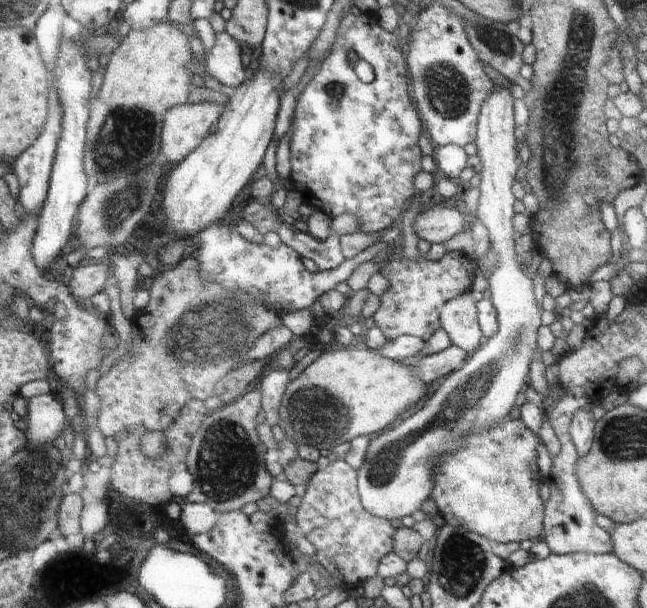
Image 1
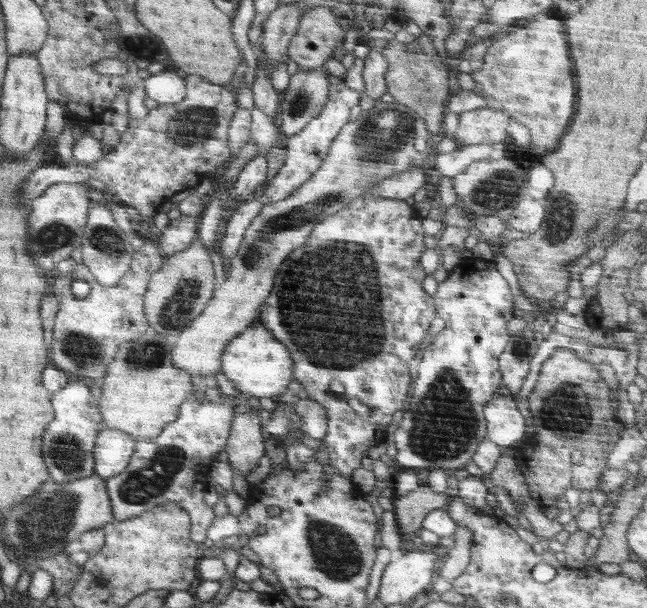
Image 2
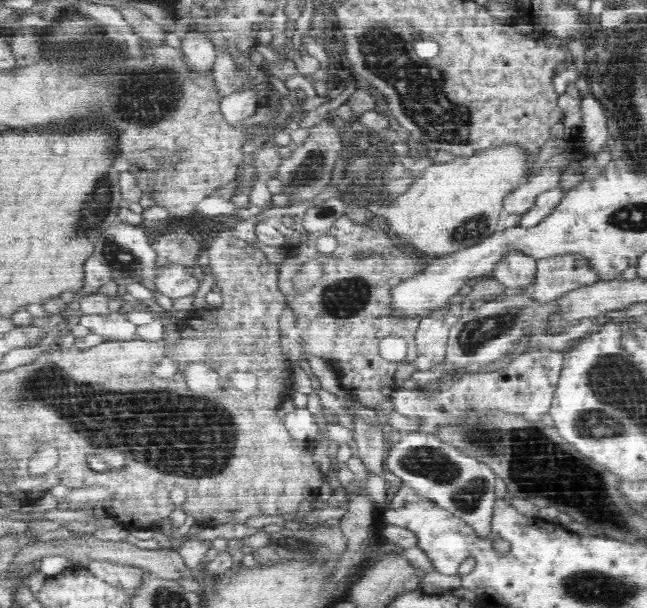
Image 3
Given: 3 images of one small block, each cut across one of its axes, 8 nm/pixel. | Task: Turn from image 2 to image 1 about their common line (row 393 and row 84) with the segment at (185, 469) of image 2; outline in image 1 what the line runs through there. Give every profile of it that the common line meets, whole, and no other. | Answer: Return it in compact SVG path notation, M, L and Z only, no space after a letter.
M227 31L217 34L216 47L206 61L201 60L202 51L197 52L191 64L193 74L202 78L213 77L226 87L238 87L244 80L244 68L240 60L241 46Z

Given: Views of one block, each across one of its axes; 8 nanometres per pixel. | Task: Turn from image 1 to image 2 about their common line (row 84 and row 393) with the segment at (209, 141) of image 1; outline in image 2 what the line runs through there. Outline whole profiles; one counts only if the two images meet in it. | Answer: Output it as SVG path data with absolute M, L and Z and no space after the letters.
M261 324L245 328L245 331L230 343L223 358L223 368L239 392L255 401L261 398L276 398L276 394L286 392L286 386L292 382L290 351Z

